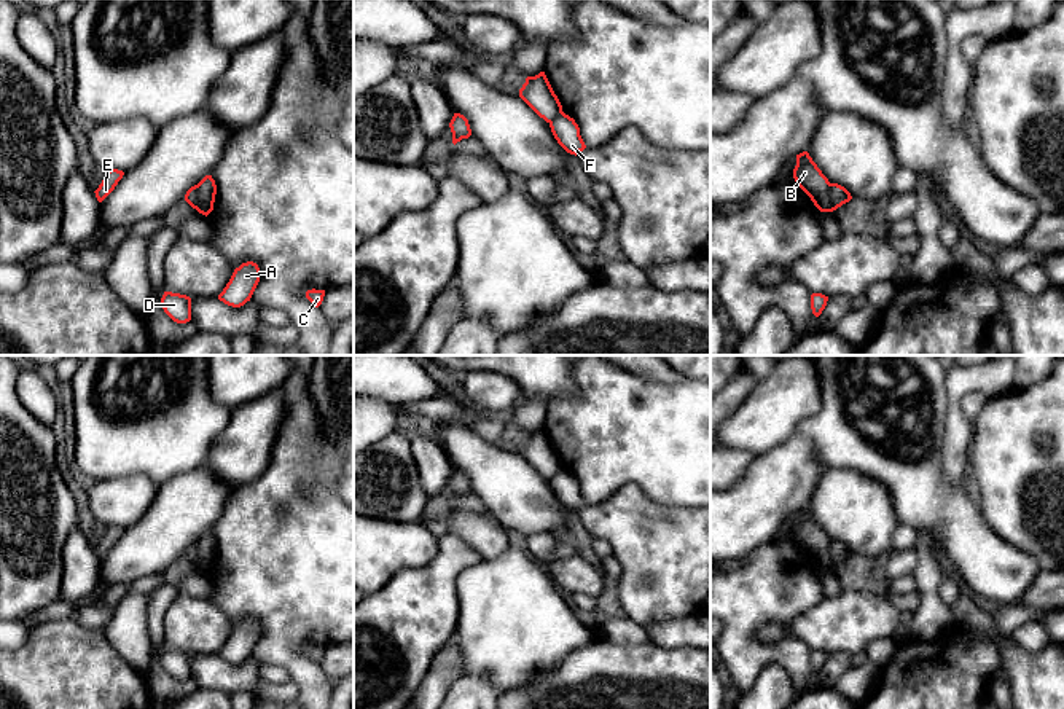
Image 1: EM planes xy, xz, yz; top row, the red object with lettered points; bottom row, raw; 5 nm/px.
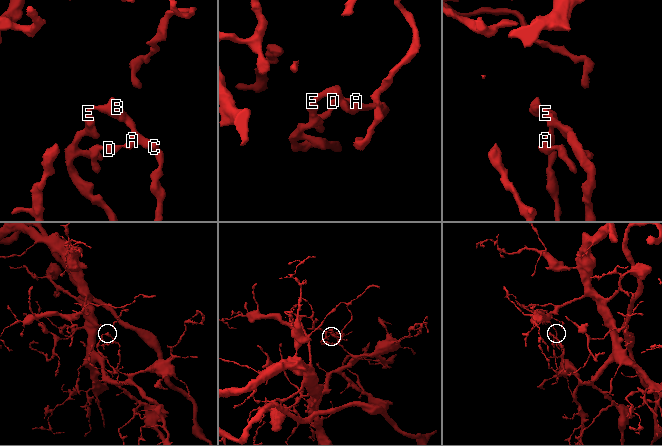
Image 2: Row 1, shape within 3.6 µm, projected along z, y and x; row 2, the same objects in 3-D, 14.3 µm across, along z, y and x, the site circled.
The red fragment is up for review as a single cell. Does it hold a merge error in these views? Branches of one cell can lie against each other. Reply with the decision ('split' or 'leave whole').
split

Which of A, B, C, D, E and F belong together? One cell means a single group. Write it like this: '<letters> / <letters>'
A C D F / B E

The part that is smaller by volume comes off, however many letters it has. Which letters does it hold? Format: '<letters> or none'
A, C, D, F

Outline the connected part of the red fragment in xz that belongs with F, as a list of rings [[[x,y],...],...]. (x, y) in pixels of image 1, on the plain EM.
[[[564,468],[557,472],[551,480],[550,480],[551,489],[557,500],[570,511],[578,511],[586,505],[581,492],[580,492],[580,484],[575,480],[573,475],[565,472]]]

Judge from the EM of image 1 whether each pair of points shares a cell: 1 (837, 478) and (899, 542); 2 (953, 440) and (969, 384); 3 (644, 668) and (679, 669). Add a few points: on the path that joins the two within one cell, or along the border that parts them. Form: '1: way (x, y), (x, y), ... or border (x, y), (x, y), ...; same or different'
1: border (897, 523), (889, 550); different
2: way (954, 426), (954, 399); same
3: way (652, 669), (671, 669); same

